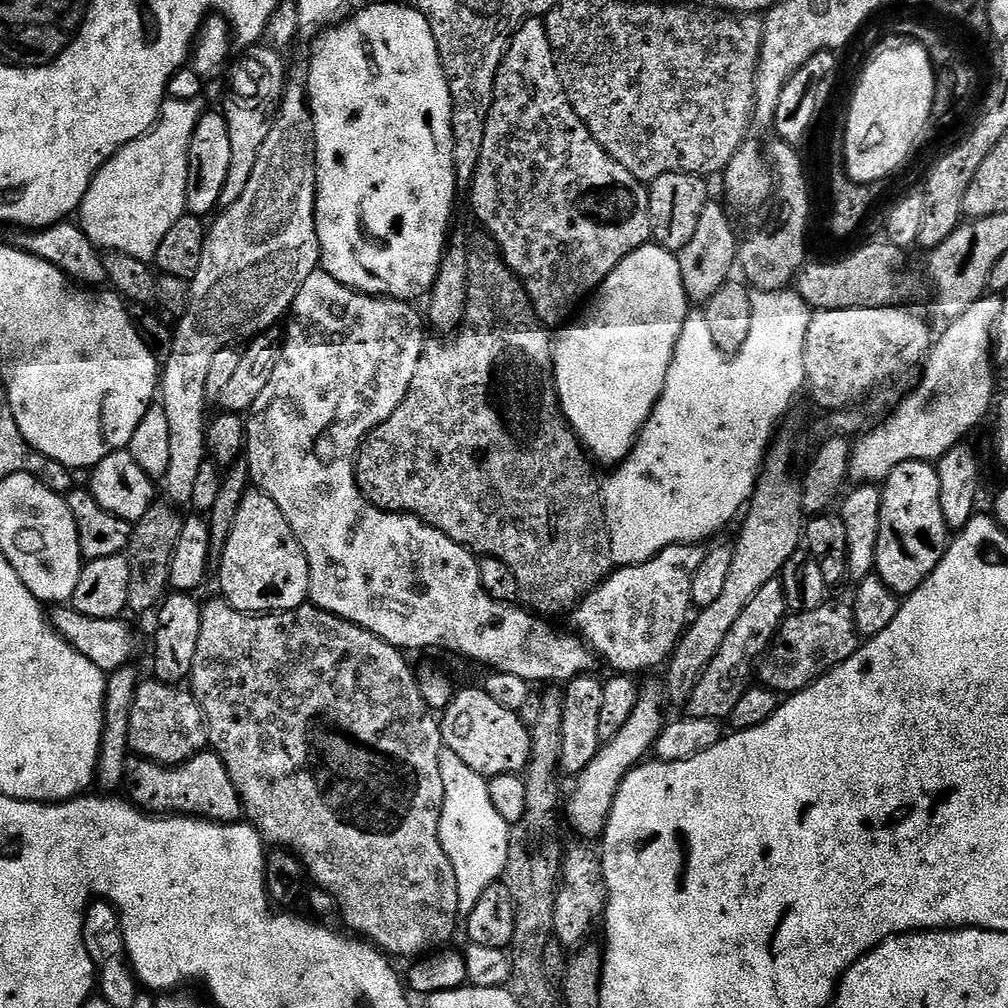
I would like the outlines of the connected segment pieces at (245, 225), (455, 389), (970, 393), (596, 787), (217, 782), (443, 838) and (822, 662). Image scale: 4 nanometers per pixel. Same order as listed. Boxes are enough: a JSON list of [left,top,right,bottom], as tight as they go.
[[158,79,321,506],[354,247,614,613],[848,294,1004,485],[566,683,666,837],[124,750,244,824],[440,751,512,914],[758,602,862,694]]

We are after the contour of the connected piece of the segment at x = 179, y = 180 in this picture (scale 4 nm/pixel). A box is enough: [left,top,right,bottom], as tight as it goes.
[78,99,202,262]

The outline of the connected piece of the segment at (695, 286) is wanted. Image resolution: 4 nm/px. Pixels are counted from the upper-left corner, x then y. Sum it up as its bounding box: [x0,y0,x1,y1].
[678,202,738,306]

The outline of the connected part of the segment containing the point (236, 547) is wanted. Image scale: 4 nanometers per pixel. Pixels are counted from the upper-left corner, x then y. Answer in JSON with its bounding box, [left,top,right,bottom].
[219,490,310,612]

